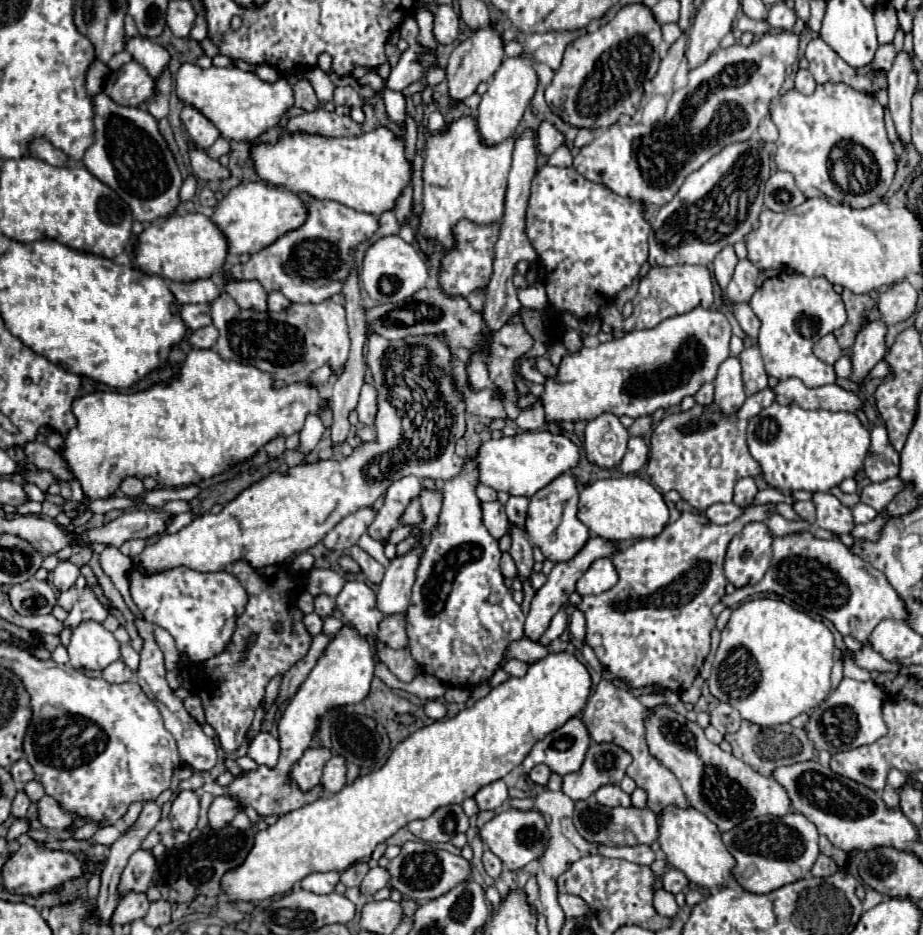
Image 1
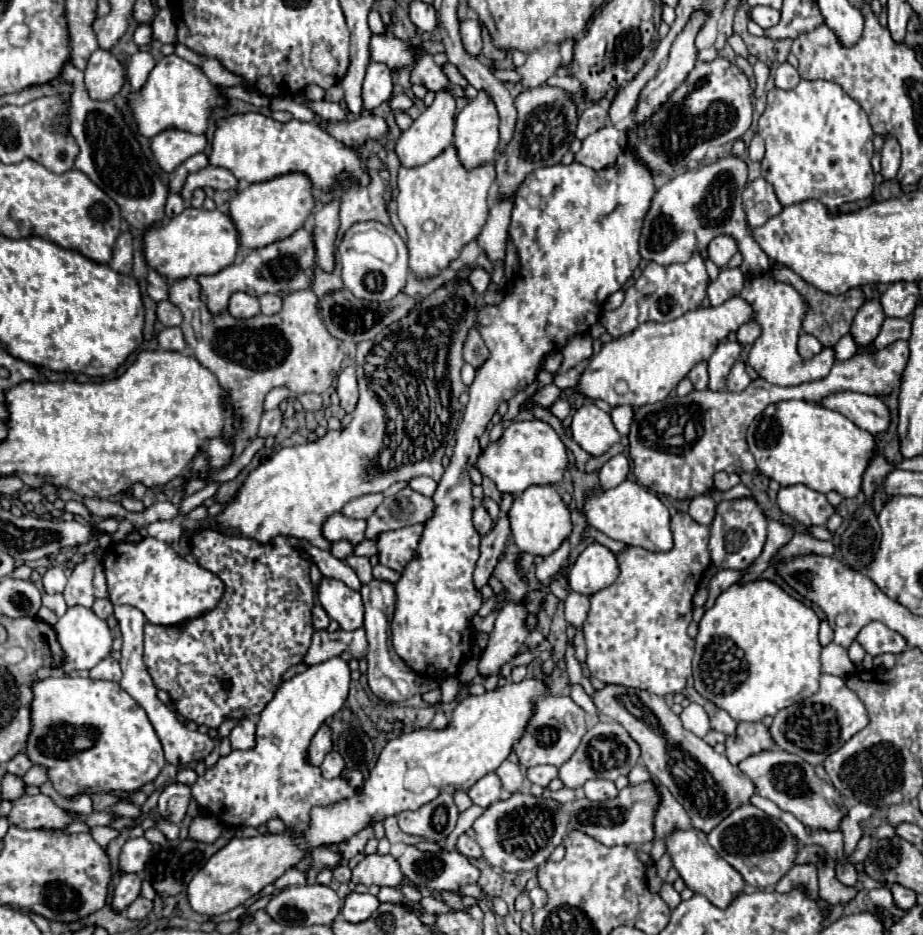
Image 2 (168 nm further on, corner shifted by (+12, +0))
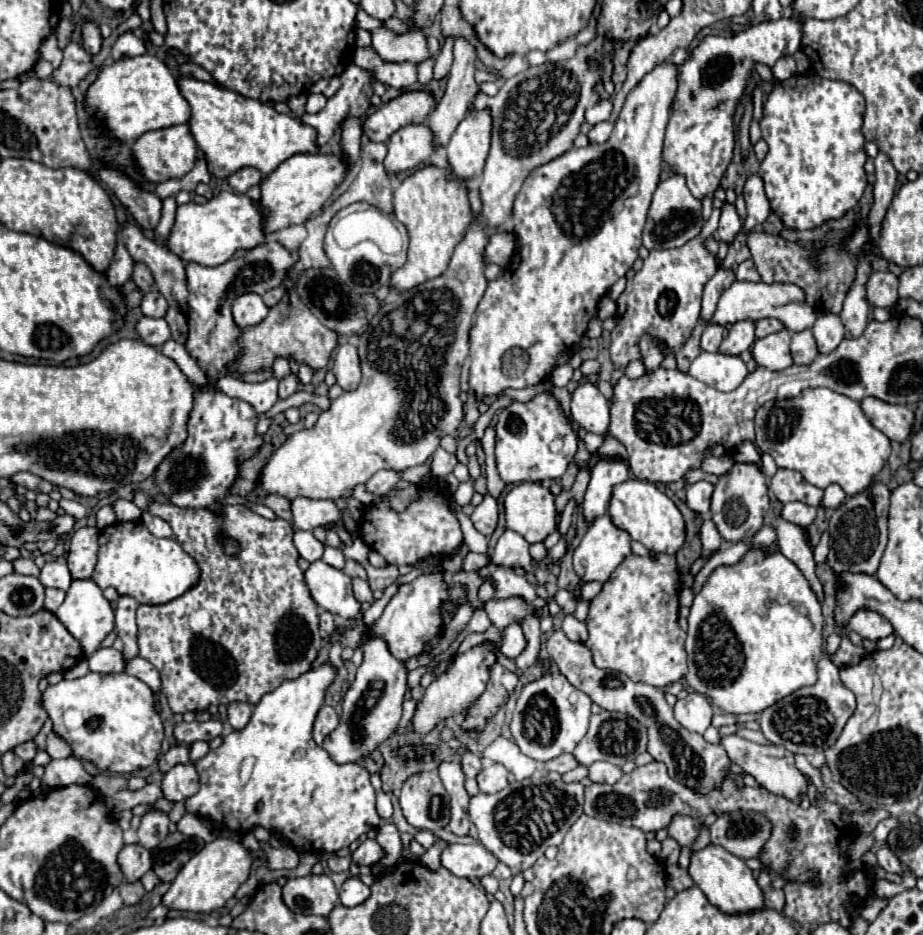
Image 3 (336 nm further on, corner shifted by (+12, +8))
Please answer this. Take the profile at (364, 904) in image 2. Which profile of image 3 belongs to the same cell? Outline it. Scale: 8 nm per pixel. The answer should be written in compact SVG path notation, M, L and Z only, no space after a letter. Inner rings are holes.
M349 878L339 890L339 900L343 906L357 906L369 898L371 890L359 878Z

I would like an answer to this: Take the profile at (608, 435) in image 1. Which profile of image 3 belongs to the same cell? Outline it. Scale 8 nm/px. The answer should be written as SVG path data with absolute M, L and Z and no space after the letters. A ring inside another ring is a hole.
M579 384L571 398L571 416L585 432L605 434L611 420L609 402L595 384Z

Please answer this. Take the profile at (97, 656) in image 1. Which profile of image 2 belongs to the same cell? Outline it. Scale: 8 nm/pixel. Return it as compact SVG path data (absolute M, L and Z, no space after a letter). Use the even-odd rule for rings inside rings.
M71 606L53 626L59 638L59 644L63 646L65 652L65 660L63 660L63 670L75 672L75 670L91 670L95 664L99 664L105 656L111 654L111 642L113 642L113 634L107 626L107 622L103 618L99 618L91 608L85 606Z

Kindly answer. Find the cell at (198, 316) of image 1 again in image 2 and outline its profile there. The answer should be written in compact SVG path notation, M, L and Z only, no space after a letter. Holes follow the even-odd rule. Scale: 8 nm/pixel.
M161 300L161 302L157 302L157 320L163 326L179 326L181 312L177 312L177 308L173 308L173 304L169 304L169 300Z

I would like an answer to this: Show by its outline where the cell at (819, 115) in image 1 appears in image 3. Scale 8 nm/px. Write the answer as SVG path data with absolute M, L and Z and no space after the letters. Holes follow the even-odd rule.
M795 74L791 76L789 80L783 80L783 82L775 82L771 94L767 96L767 102L763 104L763 118L761 118L761 134L763 134L763 140L769 144L769 152L765 156L765 160L761 162L761 168L759 168L759 174L765 182L765 194L771 202L771 208L773 212L783 220L783 224L787 228L795 228L795 230L811 230L819 224L823 224L825 220L831 220L831 218L841 218L847 210L851 210L859 198L863 196L863 190L867 186L867 174L865 174L865 162L867 162L867 154L865 154L865 136L861 132L863 128L863 114L865 114L865 100L861 96L861 92L857 92L857 88L853 88L851 84L845 84L845 82L837 82L837 80L825 80L817 74Z

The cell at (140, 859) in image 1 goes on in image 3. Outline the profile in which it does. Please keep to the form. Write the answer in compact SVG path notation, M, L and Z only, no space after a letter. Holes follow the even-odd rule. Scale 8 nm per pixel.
M149 812L141 818L141 824L137 828L137 838L143 848L153 850L169 832L169 818L167 814Z

